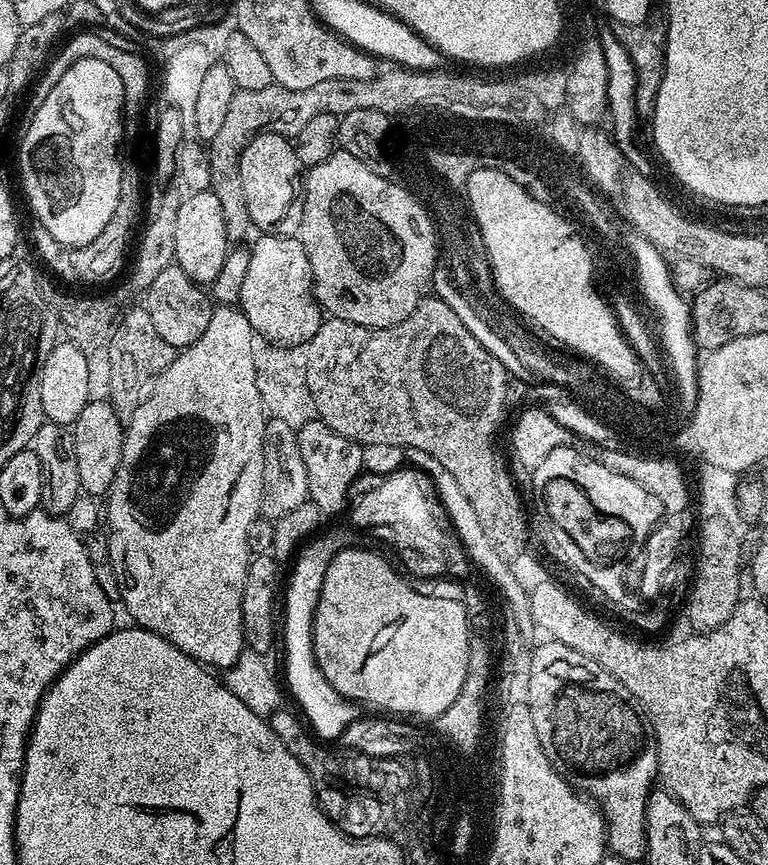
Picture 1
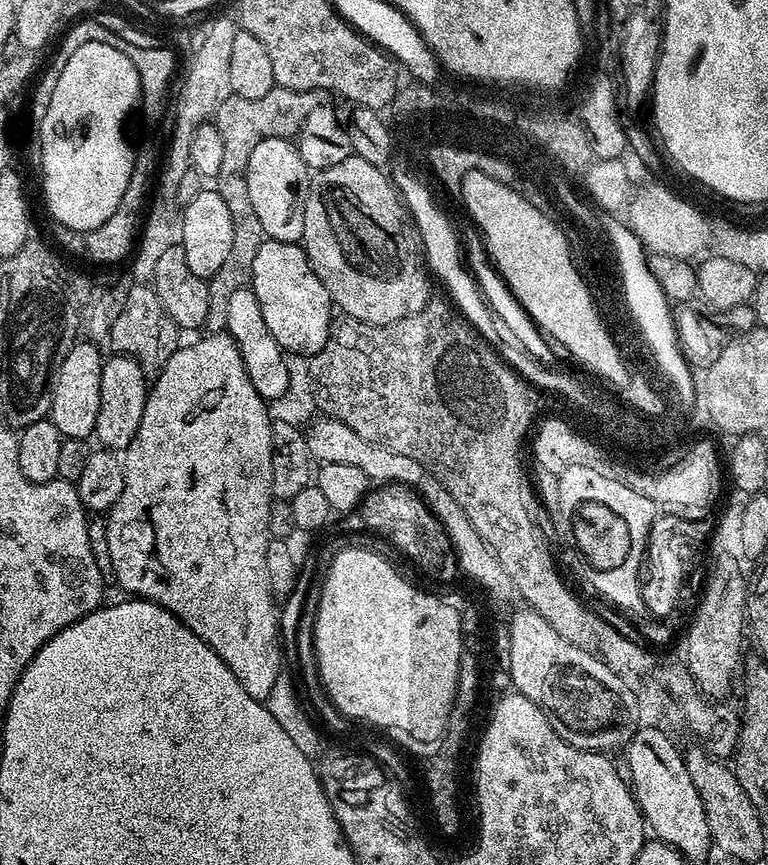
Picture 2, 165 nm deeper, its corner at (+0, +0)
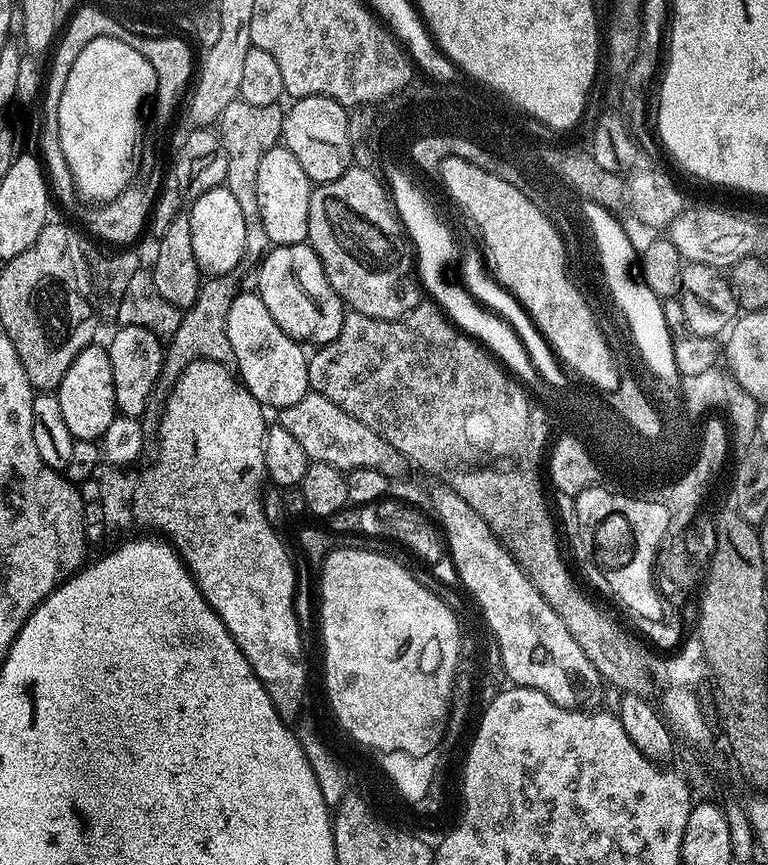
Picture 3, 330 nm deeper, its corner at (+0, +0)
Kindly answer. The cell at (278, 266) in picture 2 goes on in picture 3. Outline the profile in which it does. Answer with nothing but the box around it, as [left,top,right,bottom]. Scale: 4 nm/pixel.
[255,242,346,346]

